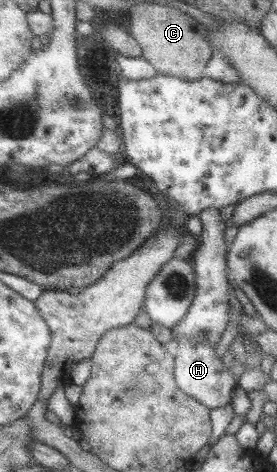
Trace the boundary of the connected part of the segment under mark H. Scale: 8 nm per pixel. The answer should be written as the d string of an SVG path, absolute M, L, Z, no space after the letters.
M179 337L175 340L178 344L174 356L174 380L178 387L209 409L223 407L230 401L231 392L237 387L237 379L221 364L221 358L214 354L215 345L197 341L194 337Z

